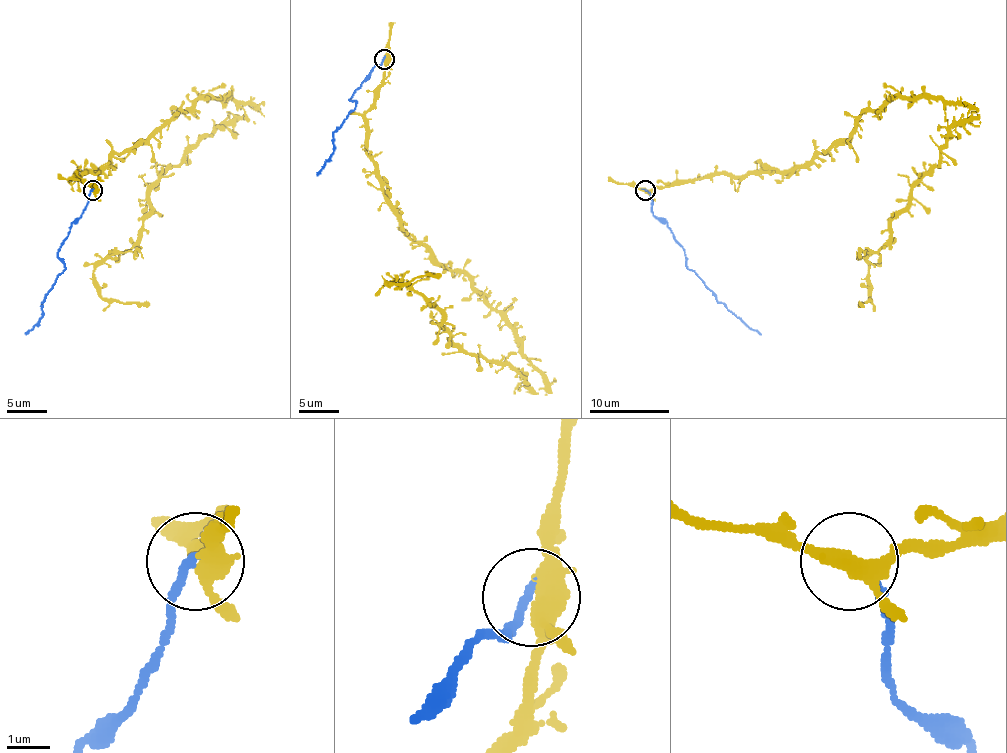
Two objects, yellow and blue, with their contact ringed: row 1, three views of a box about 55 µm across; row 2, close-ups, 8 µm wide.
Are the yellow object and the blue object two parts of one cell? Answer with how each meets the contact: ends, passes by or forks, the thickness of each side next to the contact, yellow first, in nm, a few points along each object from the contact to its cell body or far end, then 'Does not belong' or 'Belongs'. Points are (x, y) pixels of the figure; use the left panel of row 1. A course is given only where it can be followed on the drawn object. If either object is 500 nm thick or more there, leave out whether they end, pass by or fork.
At the ring yellow forks. At the ring blue ends. Thickness 360 nm (yellow) against 200 nm. Course of yellow: (94, 190), (74, 174), (201, 97), (253, 107), (171, 164), (142, 236), (94, 271), (106, 299), (149, 305). Course of blue: (92, 190), (84, 212), (58, 250), (64, 270), (42, 301), (42, 317), (24, 333). Does not belong

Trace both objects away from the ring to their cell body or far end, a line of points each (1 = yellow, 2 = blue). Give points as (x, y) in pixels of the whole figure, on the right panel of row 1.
1: (644, 190), (791, 172), (892, 97), (972, 107), (978, 115), (950, 131), (942, 160), (866, 260), (858, 305)
2: (644, 190), (650, 194), (650, 212), (668, 228), (684, 250), (690, 270), (720, 301), (761, 333)

